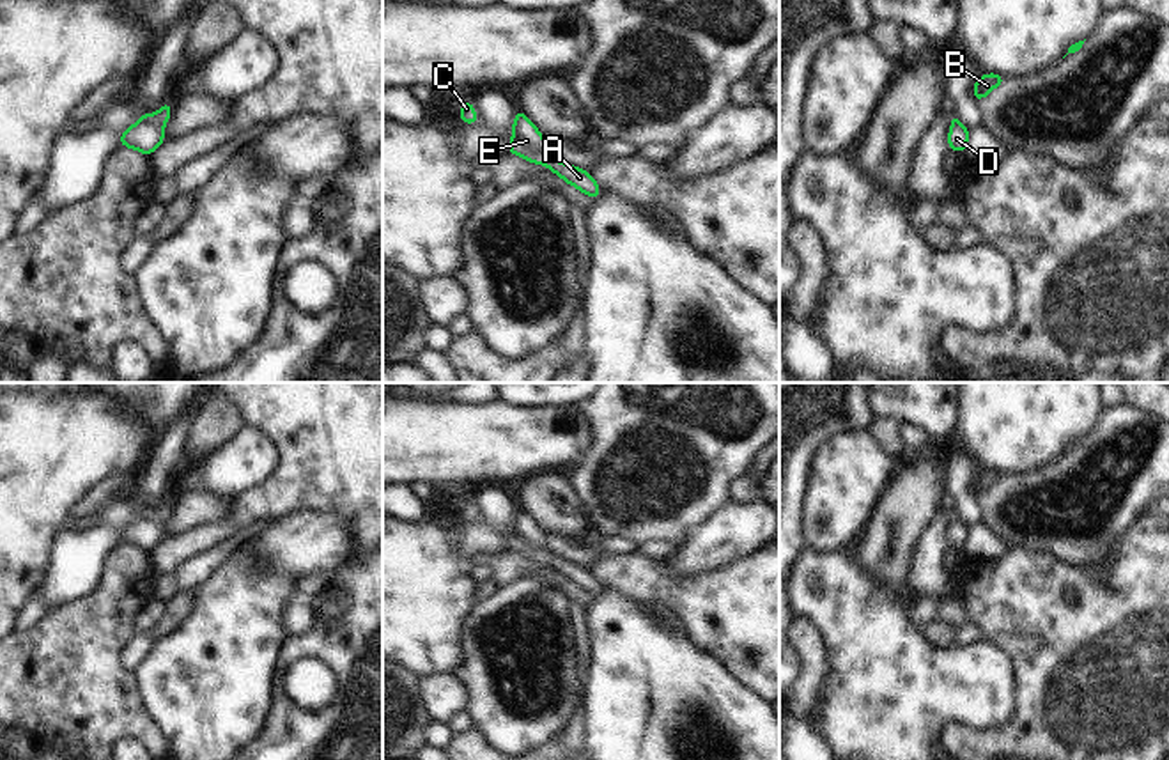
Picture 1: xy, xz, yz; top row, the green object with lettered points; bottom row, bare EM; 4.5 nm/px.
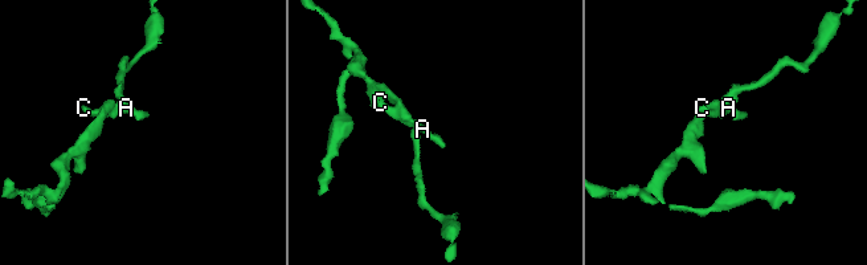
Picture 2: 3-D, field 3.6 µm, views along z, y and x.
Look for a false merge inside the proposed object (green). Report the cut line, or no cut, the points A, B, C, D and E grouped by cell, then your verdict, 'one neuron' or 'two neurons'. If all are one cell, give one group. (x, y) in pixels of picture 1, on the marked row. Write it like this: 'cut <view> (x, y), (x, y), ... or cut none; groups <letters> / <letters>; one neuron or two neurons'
cut none; groups A B C D E; one neuron

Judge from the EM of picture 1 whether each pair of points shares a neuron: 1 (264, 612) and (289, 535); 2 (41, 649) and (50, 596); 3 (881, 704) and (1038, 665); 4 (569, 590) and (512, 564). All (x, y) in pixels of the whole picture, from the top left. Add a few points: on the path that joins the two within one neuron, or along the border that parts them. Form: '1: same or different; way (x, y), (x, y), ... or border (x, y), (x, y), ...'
1: different; border (243, 548), (250, 557), (298, 578)
2: different; border (85, 596), (52, 606), (29, 628), (18, 629)
3: different; border (985, 640), (998, 645), (1014, 666), (1014, 713)
4: same; way (555, 578), (541, 569), (526, 567)

